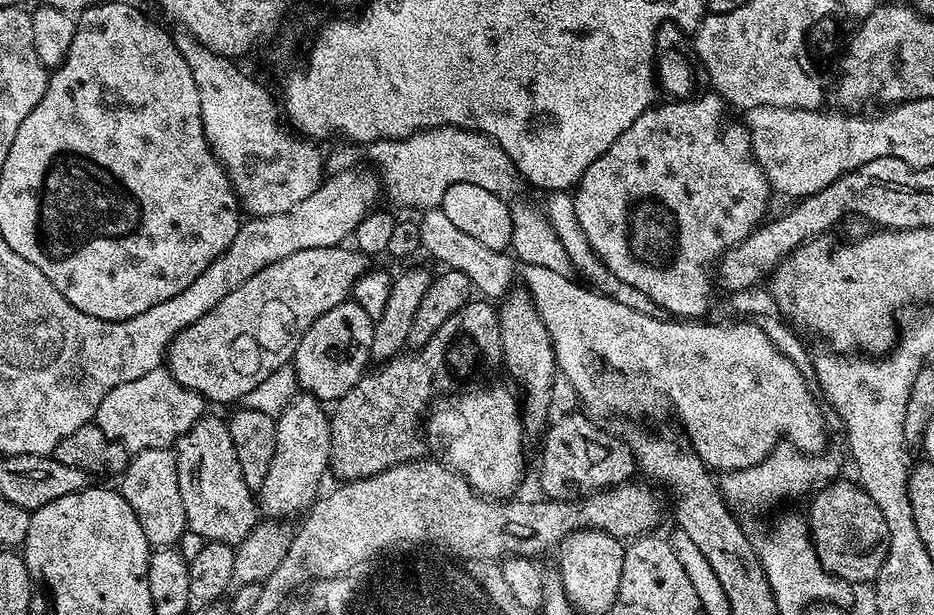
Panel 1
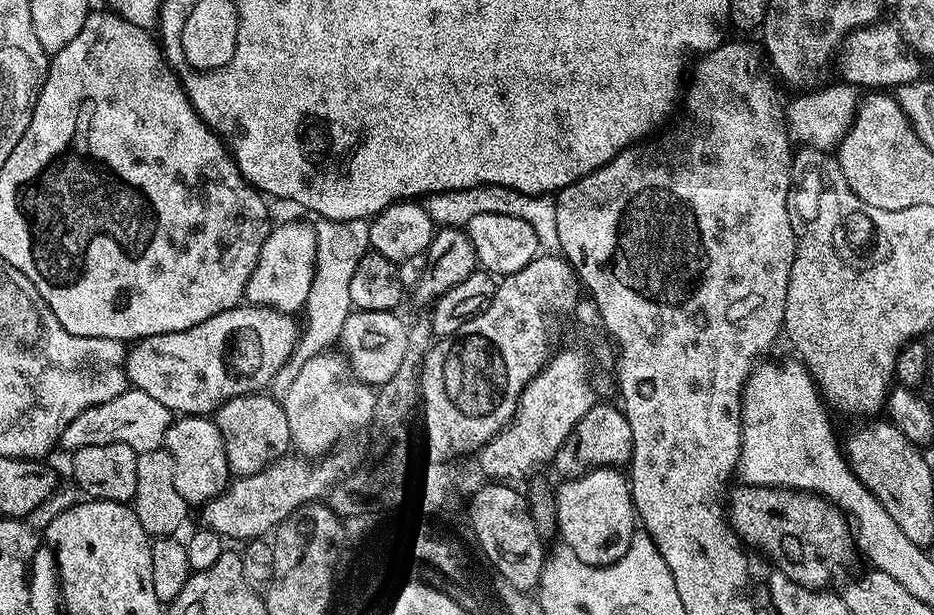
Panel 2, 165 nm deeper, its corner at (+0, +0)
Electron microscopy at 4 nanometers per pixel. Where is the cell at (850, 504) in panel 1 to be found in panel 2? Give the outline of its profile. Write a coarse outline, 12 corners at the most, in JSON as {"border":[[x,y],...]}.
{"border":[[741,483],[730,523],[781,571],[827,589],[854,552],[814,492]]}

